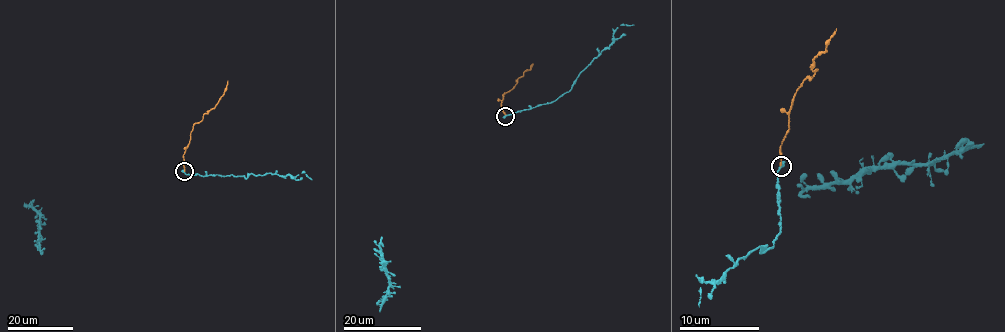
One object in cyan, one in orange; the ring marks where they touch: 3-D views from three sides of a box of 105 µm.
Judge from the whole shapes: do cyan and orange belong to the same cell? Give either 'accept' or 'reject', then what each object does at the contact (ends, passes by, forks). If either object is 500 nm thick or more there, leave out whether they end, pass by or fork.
reject; cyan ends; orange ends

